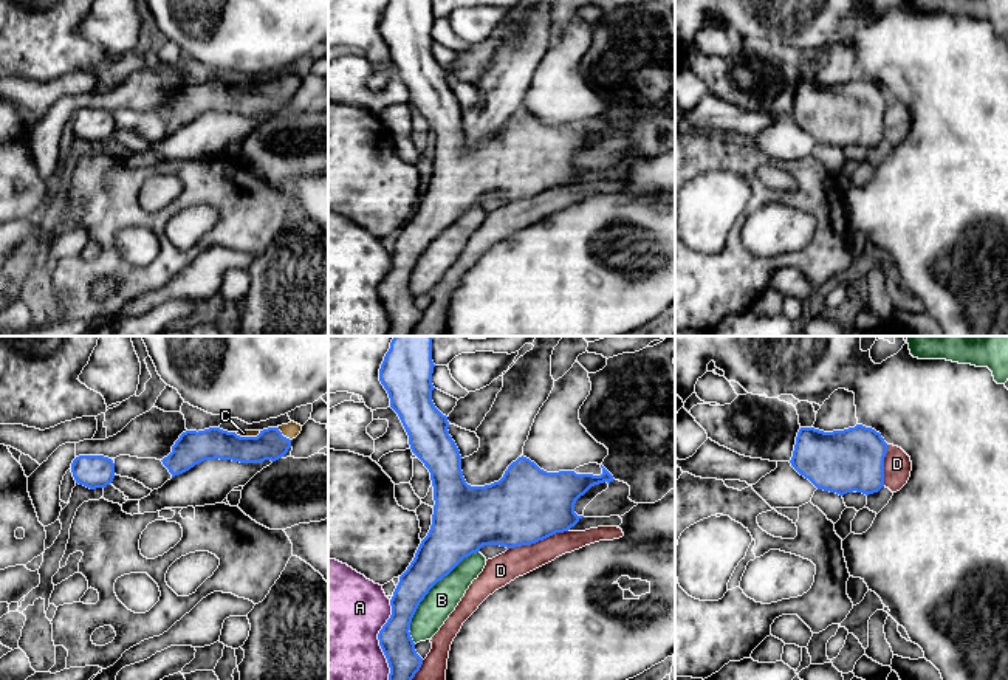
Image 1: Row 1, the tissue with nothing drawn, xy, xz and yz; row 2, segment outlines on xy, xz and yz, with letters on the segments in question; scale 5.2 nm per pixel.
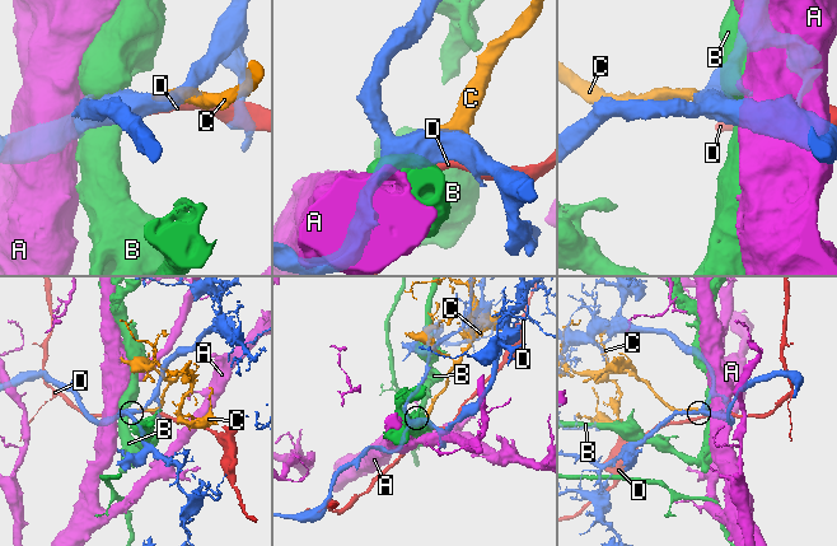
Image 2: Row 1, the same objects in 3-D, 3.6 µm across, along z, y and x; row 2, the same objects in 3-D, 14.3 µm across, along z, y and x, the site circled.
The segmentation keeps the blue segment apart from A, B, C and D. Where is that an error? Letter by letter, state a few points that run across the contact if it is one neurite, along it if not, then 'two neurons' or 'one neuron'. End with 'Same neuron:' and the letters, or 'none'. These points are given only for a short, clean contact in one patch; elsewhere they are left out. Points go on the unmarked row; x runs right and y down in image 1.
A: two neurons
B: two neurons
C: line xy (270, 98), (281, 87), (291, 82); one neuron
D: two neurons
Same neuron: C

